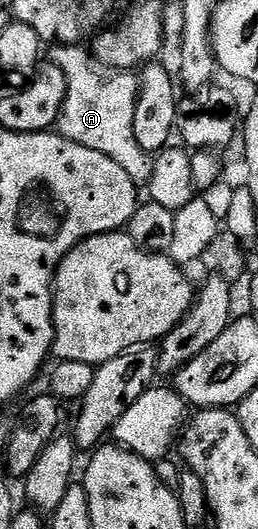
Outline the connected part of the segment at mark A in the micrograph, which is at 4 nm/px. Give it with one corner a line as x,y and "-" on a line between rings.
52,45
47,48
47,62
58,65
68,82
68,94
60,106
59,134
78,145
86,145
86,149
106,153
110,161
122,165
130,181
148,185
154,159
134,138
134,109
141,82
131,70
108,67
85,49
82,45

